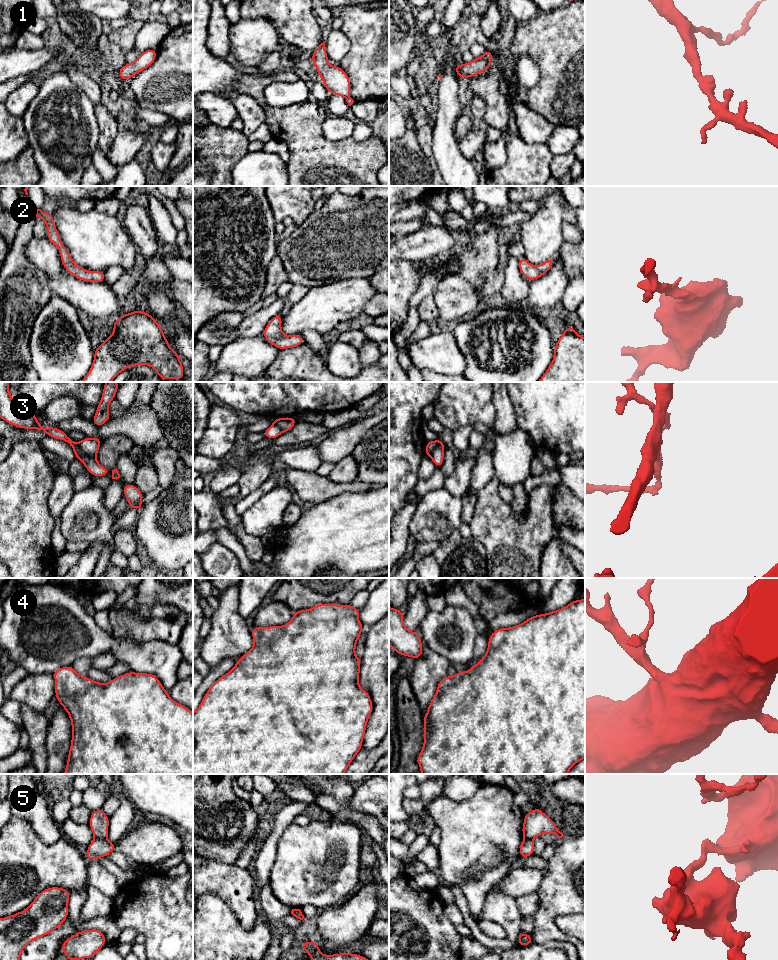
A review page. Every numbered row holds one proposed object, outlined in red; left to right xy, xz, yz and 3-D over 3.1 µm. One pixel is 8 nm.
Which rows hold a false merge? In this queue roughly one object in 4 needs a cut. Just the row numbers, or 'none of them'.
3, 5

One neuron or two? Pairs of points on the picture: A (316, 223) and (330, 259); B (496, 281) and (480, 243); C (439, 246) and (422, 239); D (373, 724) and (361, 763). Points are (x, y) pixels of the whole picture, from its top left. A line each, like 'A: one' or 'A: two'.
A: one
B: two
C: one
D: two

